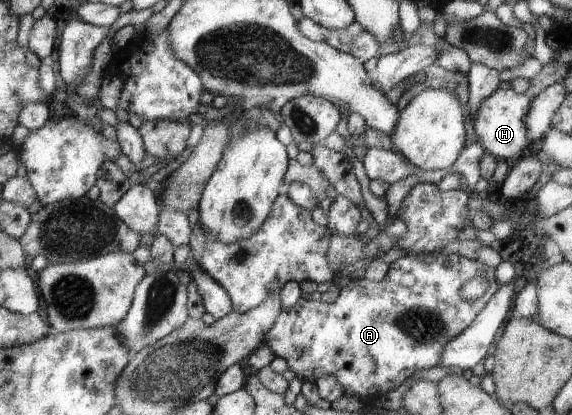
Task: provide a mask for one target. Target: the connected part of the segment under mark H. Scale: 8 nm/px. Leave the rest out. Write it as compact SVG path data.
M500 88L487 98L482 108L476 115L474 131L477 135L477 142L485 149L494 154L499 160L506 160L515 163L522 159L524 154L530 150L530 136L525 123L528 112L532 108L534 98L527 93L515 92L512 88Z

